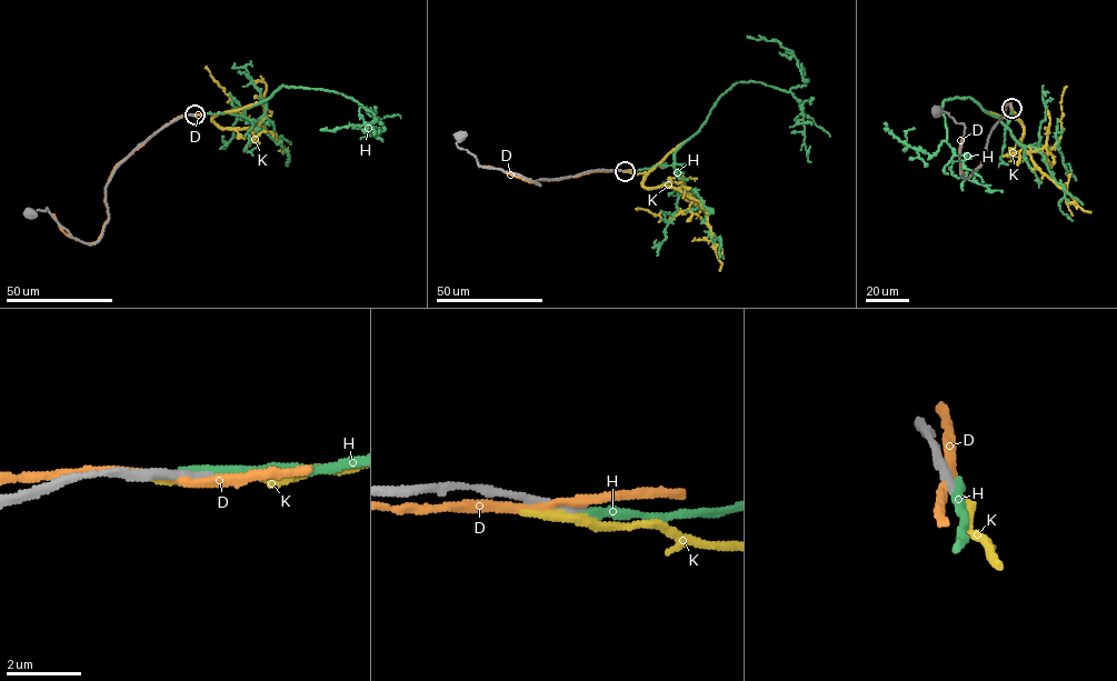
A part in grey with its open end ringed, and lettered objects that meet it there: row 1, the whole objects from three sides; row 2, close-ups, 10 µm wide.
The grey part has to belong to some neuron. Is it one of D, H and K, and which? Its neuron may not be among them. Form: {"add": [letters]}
{"add": []}

